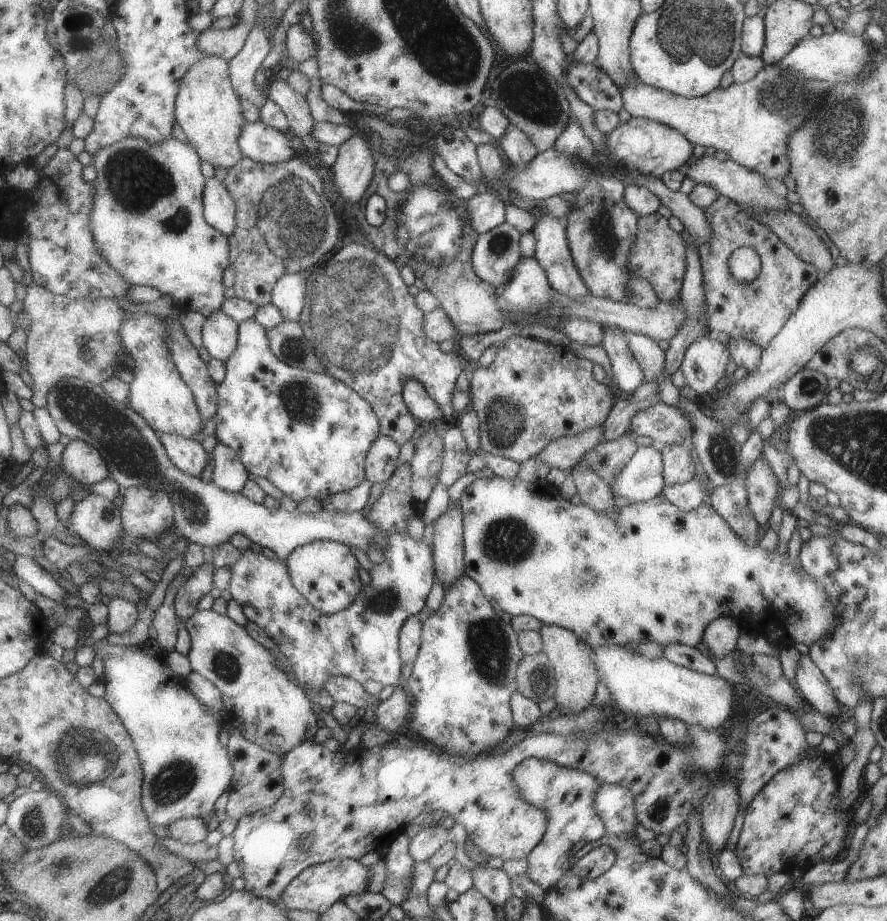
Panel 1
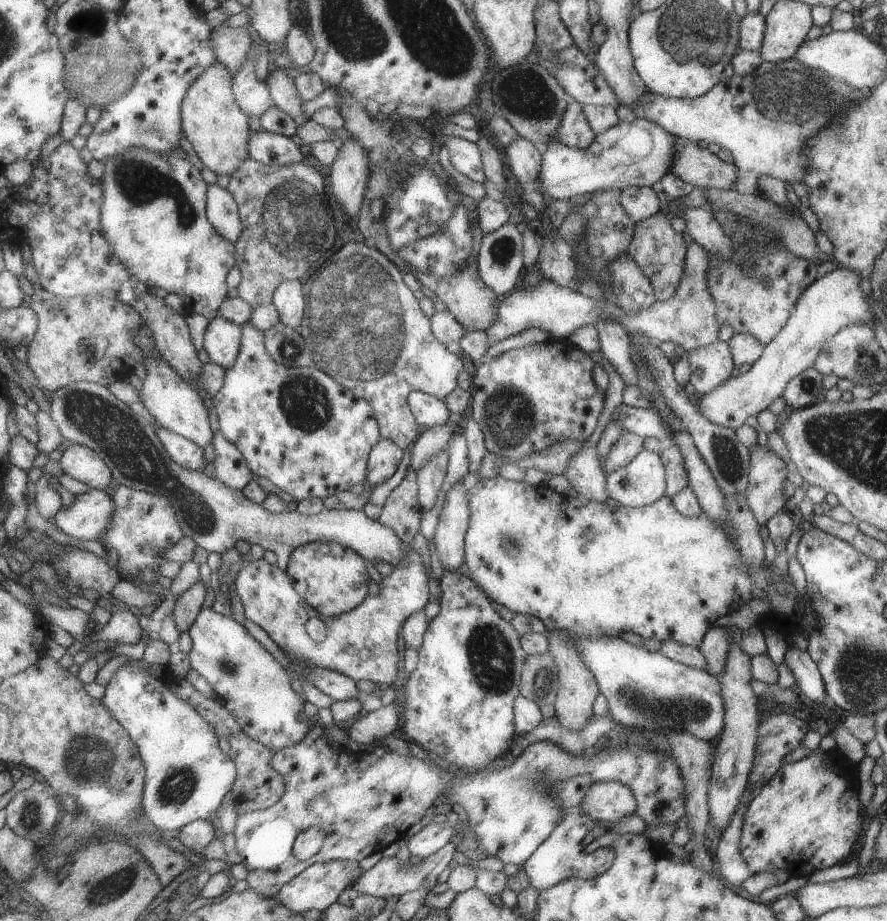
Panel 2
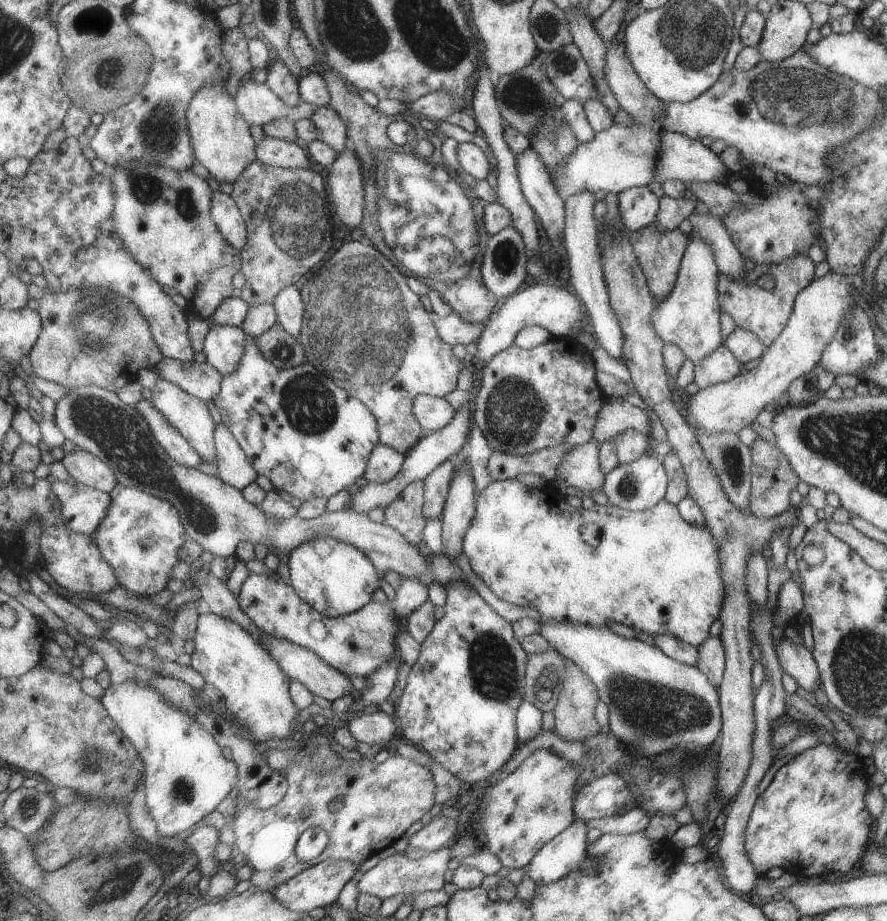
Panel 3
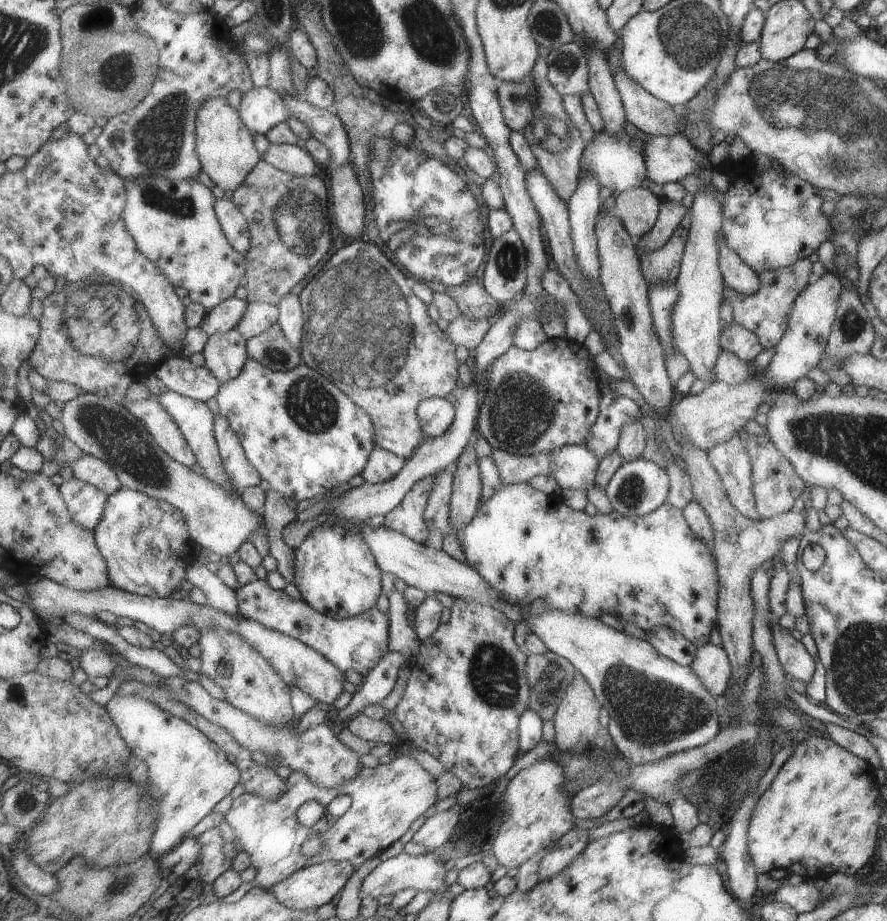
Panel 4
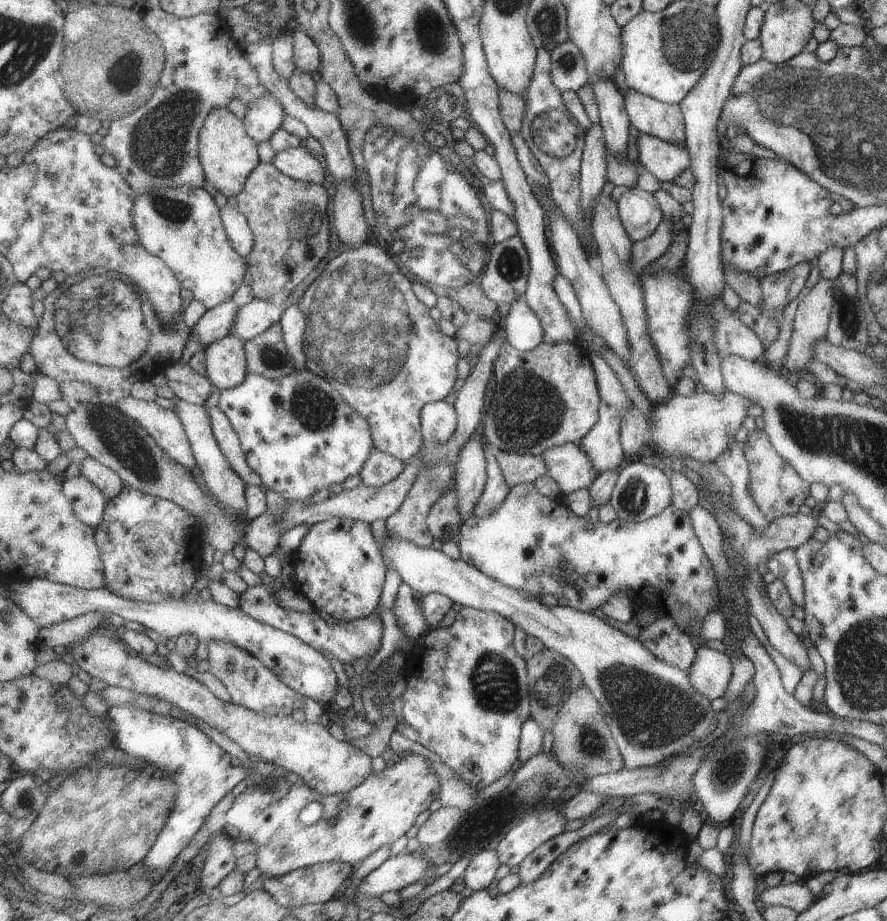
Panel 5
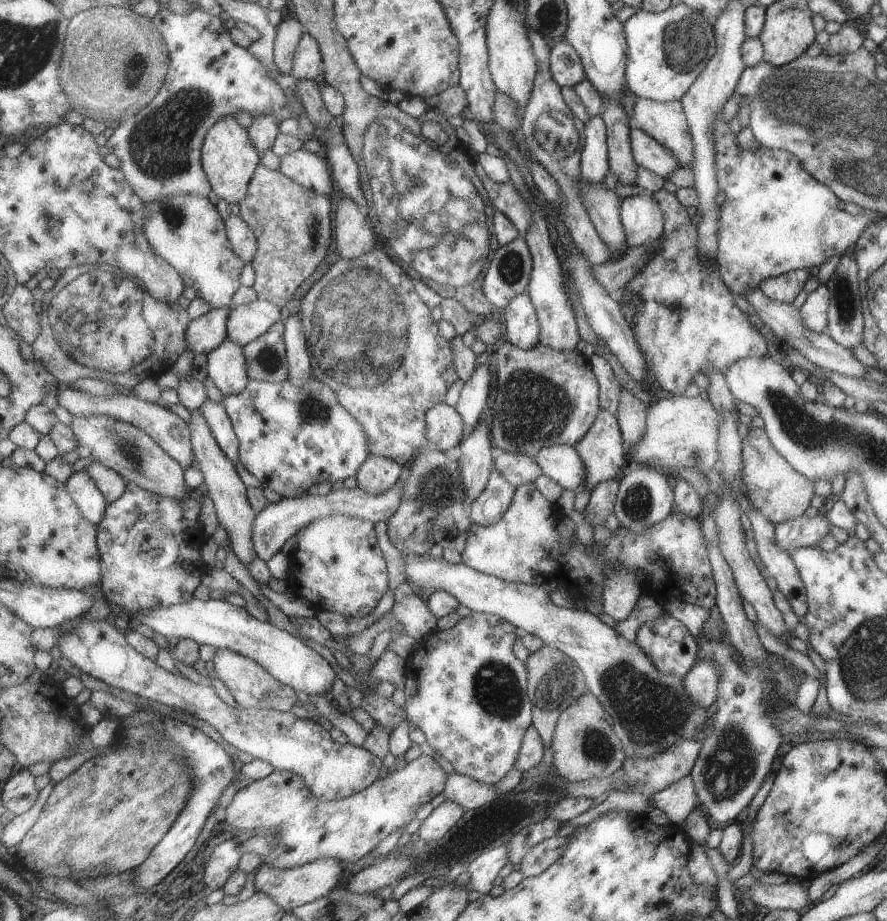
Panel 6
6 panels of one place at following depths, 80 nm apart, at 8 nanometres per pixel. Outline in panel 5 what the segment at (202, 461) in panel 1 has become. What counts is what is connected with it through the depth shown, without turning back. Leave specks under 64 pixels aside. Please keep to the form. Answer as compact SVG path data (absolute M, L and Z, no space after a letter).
M133 395L122 398L111 406L135 419L156 438L159 446L162 446L171 458L188 469L197 465L194 447L191 446L186 426L179 413L163 408L157 402L138 399Z

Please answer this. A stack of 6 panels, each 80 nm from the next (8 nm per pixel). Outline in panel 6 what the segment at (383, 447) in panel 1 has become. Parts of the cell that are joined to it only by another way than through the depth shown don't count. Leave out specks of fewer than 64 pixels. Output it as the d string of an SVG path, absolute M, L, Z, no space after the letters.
M367 456L355 474L356 486L365 492L378 495L404 475L404 467L383 457Z

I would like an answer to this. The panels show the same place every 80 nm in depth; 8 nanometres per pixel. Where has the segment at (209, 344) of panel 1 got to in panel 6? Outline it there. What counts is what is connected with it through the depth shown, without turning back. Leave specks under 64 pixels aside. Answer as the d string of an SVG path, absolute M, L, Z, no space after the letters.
M227 338L207 355L209 377L225 397L241 394L250 383L244 346Z

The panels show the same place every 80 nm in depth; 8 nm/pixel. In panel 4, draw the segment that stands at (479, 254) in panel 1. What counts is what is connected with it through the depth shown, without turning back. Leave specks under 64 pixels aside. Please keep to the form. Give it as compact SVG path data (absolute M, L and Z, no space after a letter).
M512 228L492 239L483 268L483 288L498 302L515 301L526 285L526 256L520 236Z

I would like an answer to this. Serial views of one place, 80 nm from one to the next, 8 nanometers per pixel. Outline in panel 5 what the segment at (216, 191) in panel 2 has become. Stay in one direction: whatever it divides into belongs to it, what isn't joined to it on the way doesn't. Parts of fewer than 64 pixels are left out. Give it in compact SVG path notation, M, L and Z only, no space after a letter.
M224 206L221 212L231 244L239 254L249 258L254 248L254 235L248 217L231 206Z

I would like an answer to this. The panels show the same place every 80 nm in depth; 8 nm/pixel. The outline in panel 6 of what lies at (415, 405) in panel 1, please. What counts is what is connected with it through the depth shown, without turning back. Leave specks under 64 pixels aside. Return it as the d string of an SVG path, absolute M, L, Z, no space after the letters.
M444 402L427 409L426 437L430 447L438 451L455 448L464 437L464 424L455 407Z

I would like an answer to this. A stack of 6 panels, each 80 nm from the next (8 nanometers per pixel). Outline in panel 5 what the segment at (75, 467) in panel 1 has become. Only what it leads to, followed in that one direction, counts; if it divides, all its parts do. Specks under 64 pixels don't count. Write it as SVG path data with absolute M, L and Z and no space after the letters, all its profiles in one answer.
M91 456L81 462L80 474L94 482L103 491L103 494L106 494L109 501L118 497L127 487L127 484L115 470Z

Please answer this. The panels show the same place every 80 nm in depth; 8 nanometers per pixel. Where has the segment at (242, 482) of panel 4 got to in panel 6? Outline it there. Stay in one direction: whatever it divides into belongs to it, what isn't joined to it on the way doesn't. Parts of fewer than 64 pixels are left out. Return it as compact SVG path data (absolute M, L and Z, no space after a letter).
M207 399L200 408L200 411L210 424L219 446L222 446L227 456L235 464L237 462L241 463L240 440L235 432L234 422L227 412L224 402L215 402L215 400Z

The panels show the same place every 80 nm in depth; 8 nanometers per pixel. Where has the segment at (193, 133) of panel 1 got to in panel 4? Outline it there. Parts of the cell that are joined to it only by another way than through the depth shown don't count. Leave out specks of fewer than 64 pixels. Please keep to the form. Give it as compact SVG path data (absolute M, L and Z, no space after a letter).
M215 97L205 101L197 117L198 153L205 172L212 182L224 190L235 192L243 186L251 169L261 160L254 145L250 128L227 98Z

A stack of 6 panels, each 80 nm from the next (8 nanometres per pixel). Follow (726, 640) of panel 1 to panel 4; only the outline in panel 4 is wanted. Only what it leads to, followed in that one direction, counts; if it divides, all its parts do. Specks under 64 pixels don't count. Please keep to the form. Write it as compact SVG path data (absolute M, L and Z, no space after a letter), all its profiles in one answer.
M710 642L696 647L689 668L709 694L716 697L726 692L732 672L727 655L722 648Z

